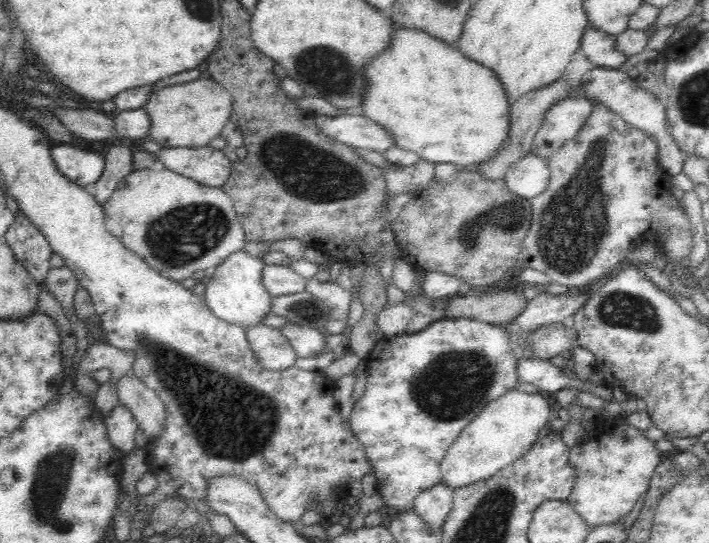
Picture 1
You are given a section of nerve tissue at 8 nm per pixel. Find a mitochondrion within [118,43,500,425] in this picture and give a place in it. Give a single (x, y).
(308, 171)

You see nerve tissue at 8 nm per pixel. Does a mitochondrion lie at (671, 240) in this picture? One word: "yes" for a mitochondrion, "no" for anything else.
no

